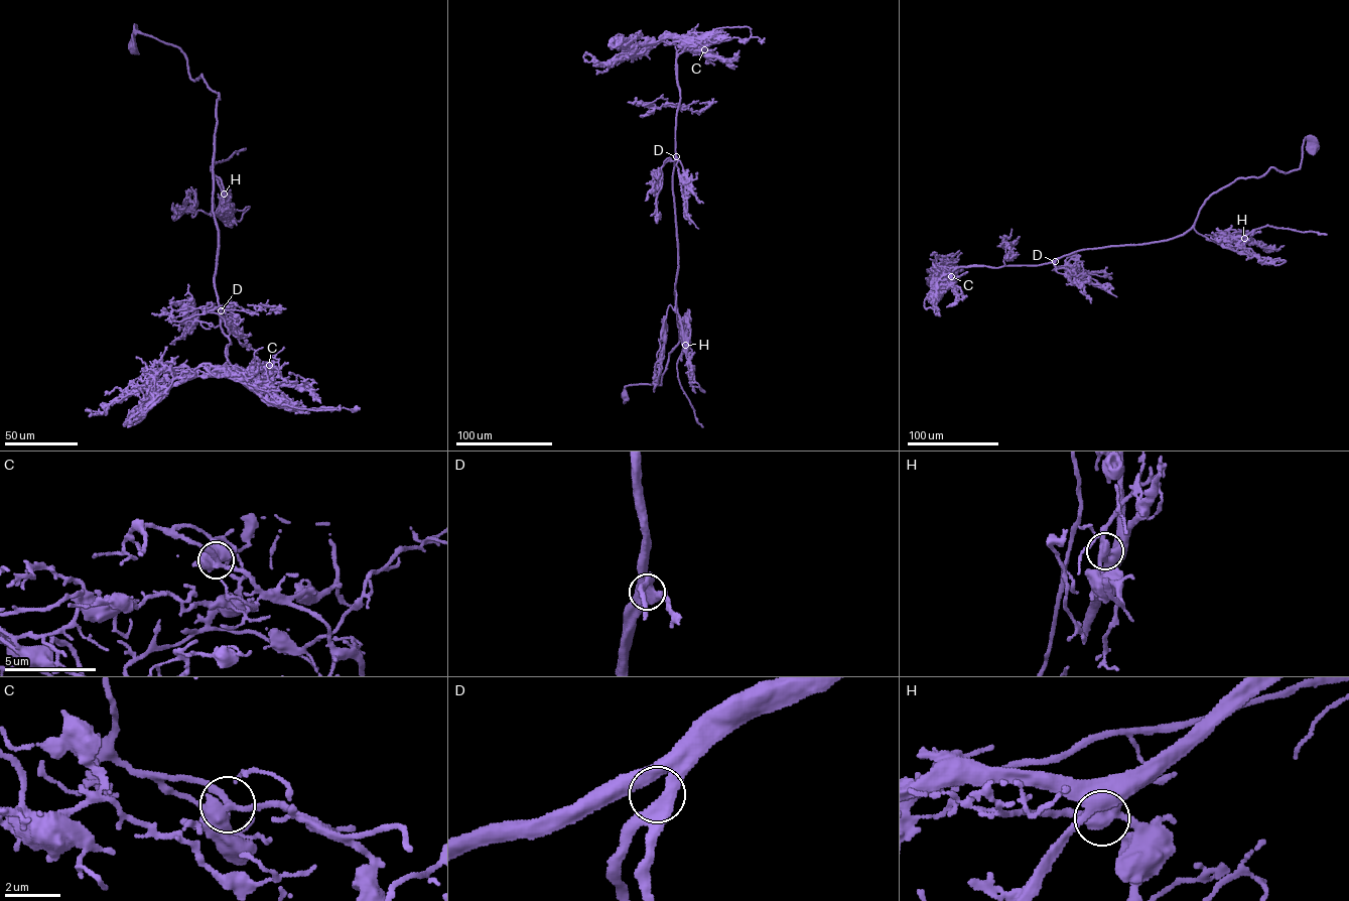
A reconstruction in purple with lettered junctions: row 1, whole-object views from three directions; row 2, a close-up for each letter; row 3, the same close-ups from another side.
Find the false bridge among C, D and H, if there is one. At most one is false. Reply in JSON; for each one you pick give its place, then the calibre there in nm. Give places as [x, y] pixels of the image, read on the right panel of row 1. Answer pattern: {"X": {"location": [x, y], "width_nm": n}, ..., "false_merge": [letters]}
{"H": {"location": [1244, 238], "width_nm": 320}, "false_merge": ["H"]}

